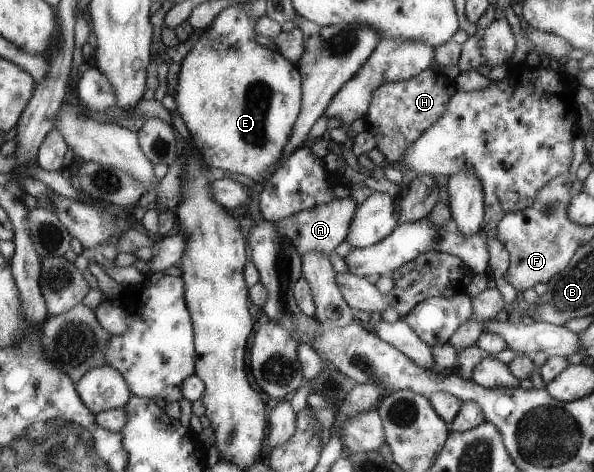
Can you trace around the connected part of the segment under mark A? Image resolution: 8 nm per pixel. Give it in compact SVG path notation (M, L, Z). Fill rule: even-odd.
M336 197L333 201L323 205L301 210L296 214L283 218L272 223L277 227L277 233L286 237L293 243L300 253L301 258L312 251L322 251L328 255L335 251L339 243L345 240L349 233L349 224L353 220L353 214L356 213L358 204L351 197Z

